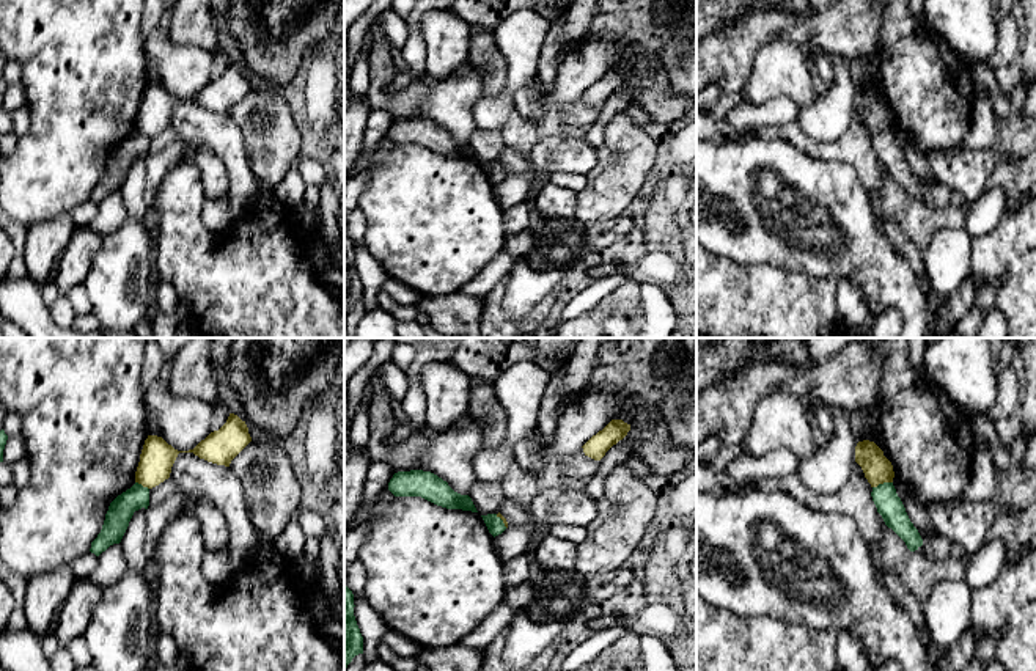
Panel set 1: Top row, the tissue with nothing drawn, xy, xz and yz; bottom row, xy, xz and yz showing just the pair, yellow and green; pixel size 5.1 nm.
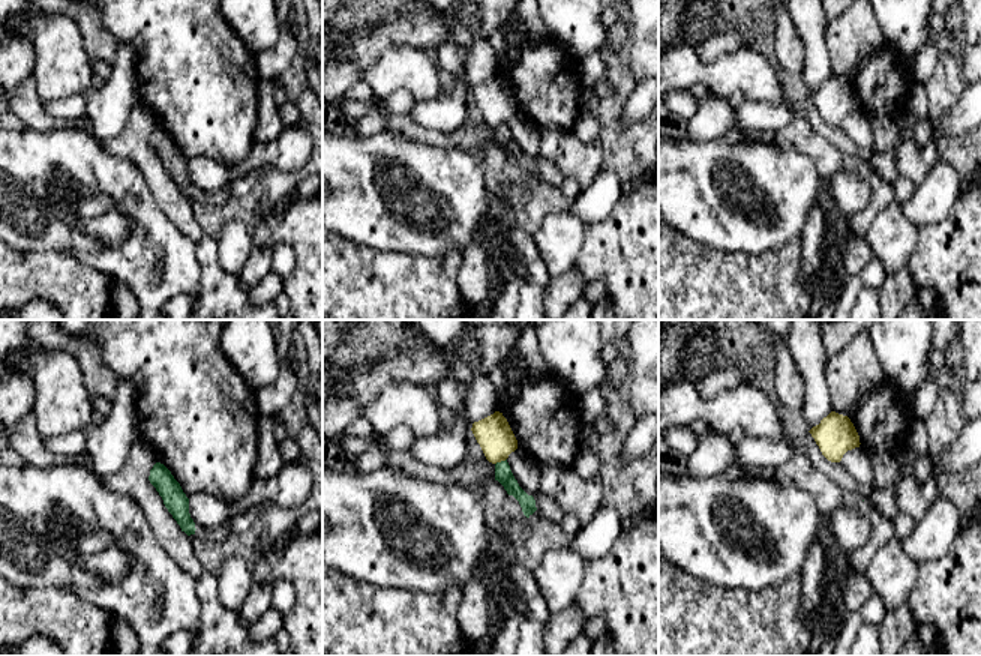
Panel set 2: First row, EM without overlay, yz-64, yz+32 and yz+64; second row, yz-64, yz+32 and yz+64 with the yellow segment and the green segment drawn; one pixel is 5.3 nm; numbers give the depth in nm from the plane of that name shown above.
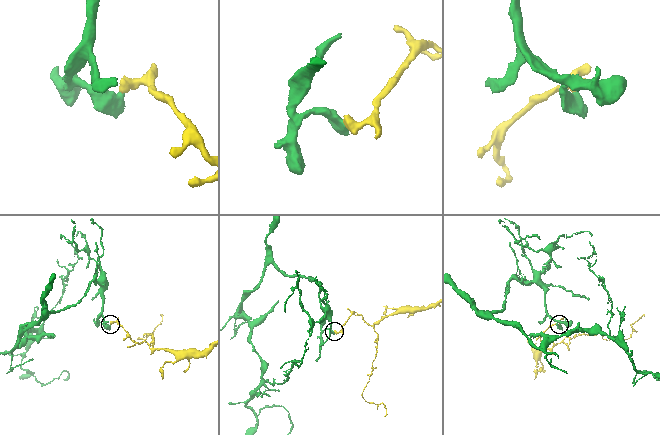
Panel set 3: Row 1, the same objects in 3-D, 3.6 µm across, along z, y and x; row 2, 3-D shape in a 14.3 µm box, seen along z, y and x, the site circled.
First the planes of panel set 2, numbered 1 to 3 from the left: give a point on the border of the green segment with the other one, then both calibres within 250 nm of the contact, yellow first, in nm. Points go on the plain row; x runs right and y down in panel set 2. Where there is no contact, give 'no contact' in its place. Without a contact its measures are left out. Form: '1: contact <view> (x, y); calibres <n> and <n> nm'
1: no contact
2: contact yz+32 (500, 125); calibres 190 and 90 nm
3: no contact

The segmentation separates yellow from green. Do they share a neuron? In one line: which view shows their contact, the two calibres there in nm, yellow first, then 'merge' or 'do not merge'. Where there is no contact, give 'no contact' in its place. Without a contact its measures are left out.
meets yellow in yz; 150 nm thick on the yellow side, 130 nm on the other; do not merge

